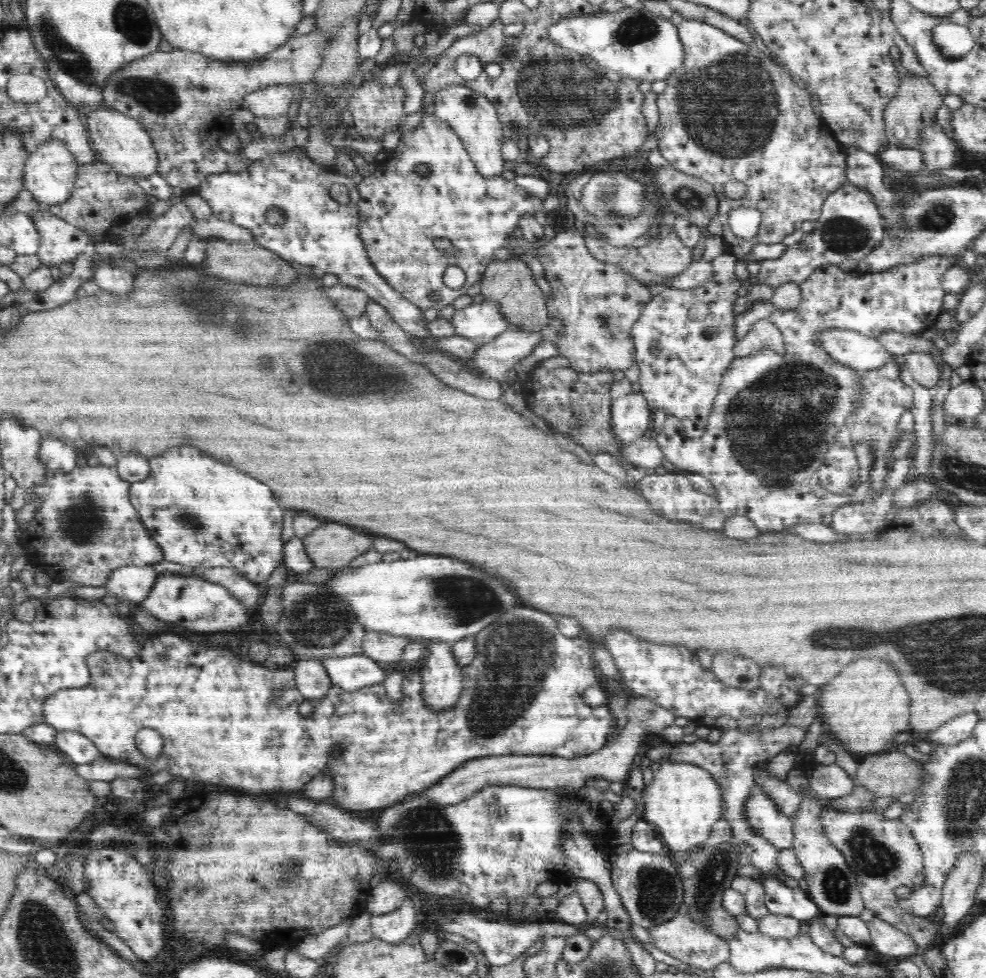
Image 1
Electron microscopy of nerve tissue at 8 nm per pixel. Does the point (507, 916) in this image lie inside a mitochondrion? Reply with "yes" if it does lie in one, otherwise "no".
no

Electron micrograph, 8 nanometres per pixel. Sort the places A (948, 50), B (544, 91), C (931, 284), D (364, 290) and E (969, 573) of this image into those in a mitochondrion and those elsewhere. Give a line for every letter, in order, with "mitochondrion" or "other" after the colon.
A: mitochondrion
B: mitochondrion
C: other
D: other
E: other

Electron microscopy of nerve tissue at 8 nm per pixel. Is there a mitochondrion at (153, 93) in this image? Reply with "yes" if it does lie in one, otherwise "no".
yes

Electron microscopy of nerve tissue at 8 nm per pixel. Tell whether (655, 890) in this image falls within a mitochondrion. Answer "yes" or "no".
yes

